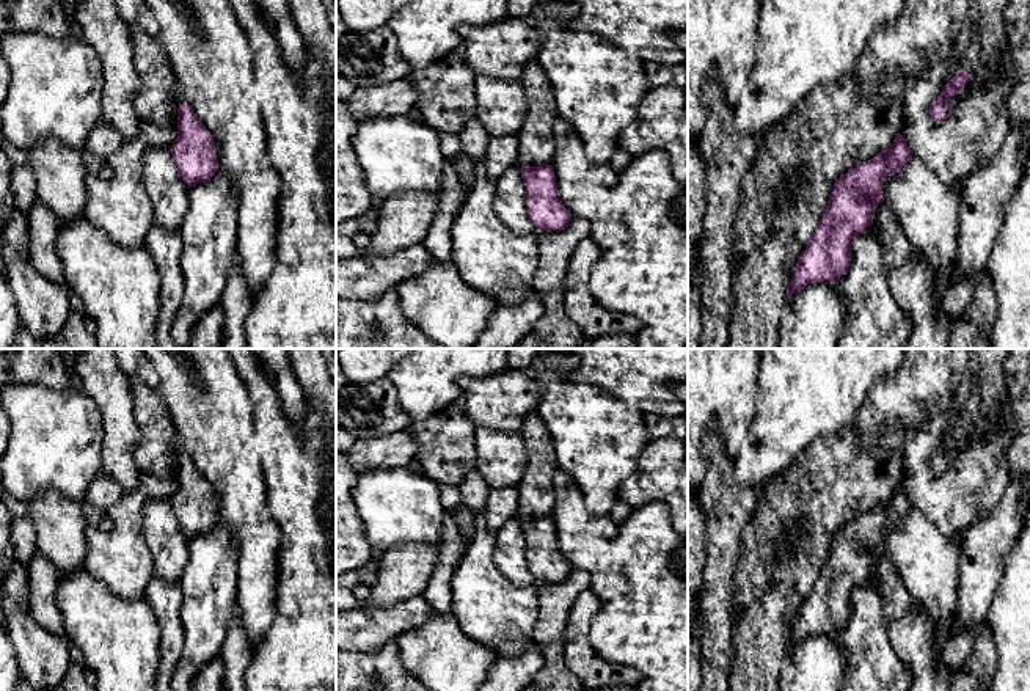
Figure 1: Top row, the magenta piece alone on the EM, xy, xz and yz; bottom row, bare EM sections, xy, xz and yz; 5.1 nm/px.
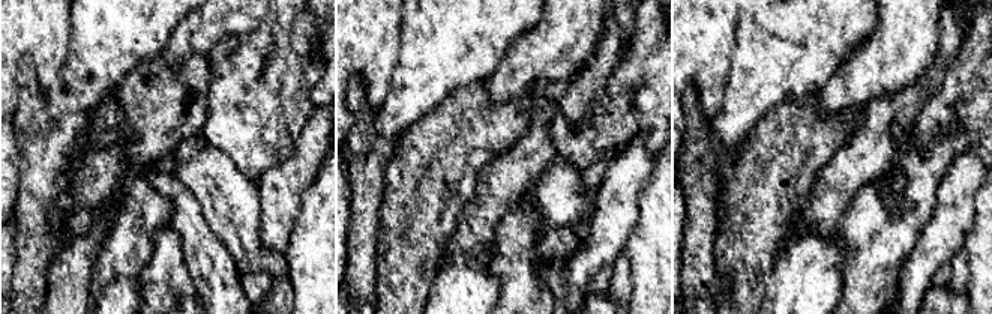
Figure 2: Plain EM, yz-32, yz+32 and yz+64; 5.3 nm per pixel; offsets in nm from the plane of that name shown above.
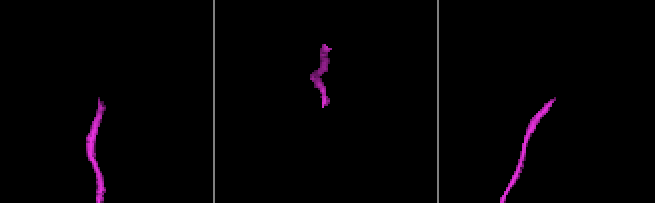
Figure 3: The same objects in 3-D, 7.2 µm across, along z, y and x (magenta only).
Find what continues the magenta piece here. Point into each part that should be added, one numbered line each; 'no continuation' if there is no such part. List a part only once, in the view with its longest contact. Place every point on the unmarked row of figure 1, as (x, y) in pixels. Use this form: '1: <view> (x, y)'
1: yz (971, 409)

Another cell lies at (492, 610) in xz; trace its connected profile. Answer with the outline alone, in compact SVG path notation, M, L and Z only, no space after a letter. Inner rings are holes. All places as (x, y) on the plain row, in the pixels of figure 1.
M484 510L477 515L473 540L454 572L452 614L463 633L493 650L498 658L515 658L532 642L534 625L539 619L539 586L517 586L506 578L493 562L496 537L484 523Z

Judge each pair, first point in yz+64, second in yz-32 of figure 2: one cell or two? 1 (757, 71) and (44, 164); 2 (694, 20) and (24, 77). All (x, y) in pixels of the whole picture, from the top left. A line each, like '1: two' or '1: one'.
1: two
2: two

